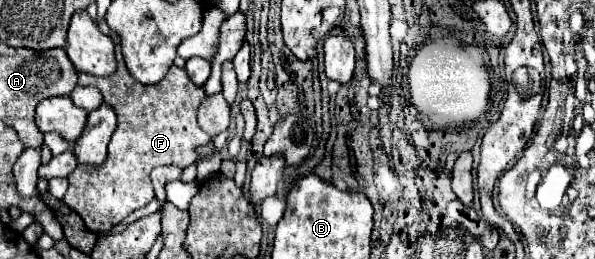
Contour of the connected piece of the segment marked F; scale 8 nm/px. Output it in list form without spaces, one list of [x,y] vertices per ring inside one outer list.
[[[104,19],[98,23],[98,27],[116,43],[116,73],[108,79],[96,79],[80,73],[78,85],[100,89],[104,101],[118,113],[118,127],[108,143],[108,155],[104,163],[100,167],[78,165],[68,175],[70,185],[62,199],[74,213],[82,217],[92,233],[110,231],[133,211],[152,201],[154,189],[150,171],[154,167],[173,164],[184,168],[194,164],[199,157],[196,148],[208,143],[208,135],[200,131],[196,121],[196,111],[206,93],[188,79],[186,69],[172,65],[160,83],[142,85],[126,69],[118,35],[106,25]]]

